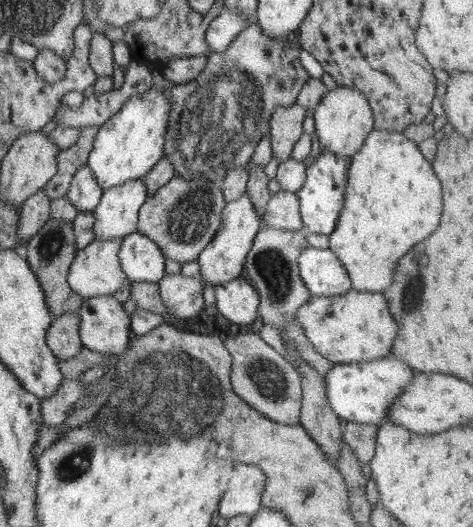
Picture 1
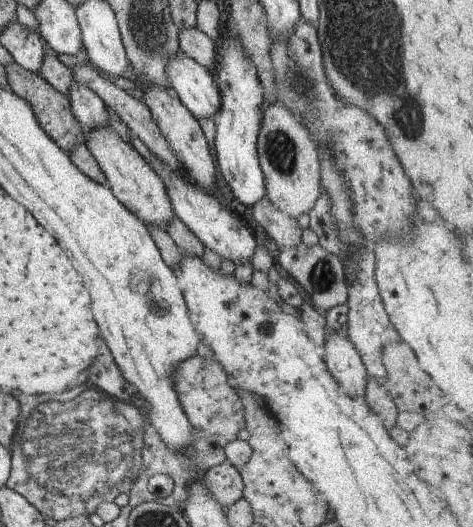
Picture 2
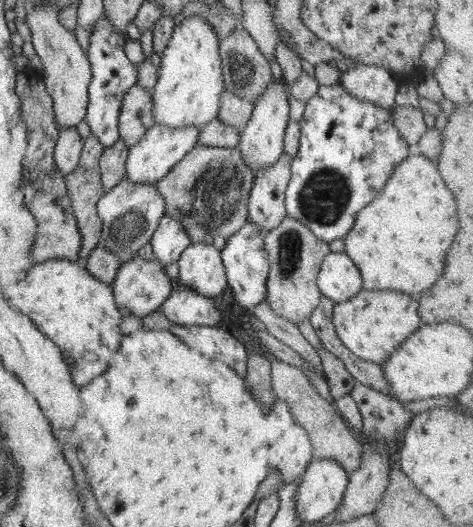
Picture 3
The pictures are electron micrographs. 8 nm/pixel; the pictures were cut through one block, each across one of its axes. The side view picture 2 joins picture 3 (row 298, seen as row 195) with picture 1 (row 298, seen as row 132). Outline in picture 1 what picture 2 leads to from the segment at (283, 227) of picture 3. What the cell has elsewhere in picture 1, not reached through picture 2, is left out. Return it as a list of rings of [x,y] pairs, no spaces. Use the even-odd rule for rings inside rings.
[[[264,226],[254,238],[243,266],[246,268],[248,281],[254,284],[253,287],[259,294],[257,311],[260,321],[277,329],[280,328],[282,334],[287,324],[296,322],[298,309],[311,297],[310,291],[301,279],[297,261],[300,253],[307,247],[309,244],[305,238],[305,231],[287,231]]]

